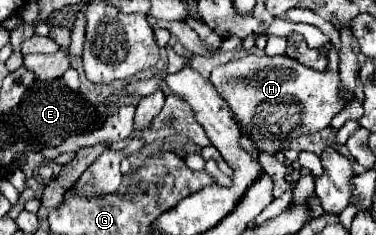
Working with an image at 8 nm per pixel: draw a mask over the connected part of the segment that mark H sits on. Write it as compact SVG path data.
M330 50L328 72L312 70L288 56L246 54L238 60L220 64L210 74L210 84L232 108L236 122L250 132L250 140L260 152L276 156L286 142L314 134L330 126L330 120L344 108L338 100L338 54Z

